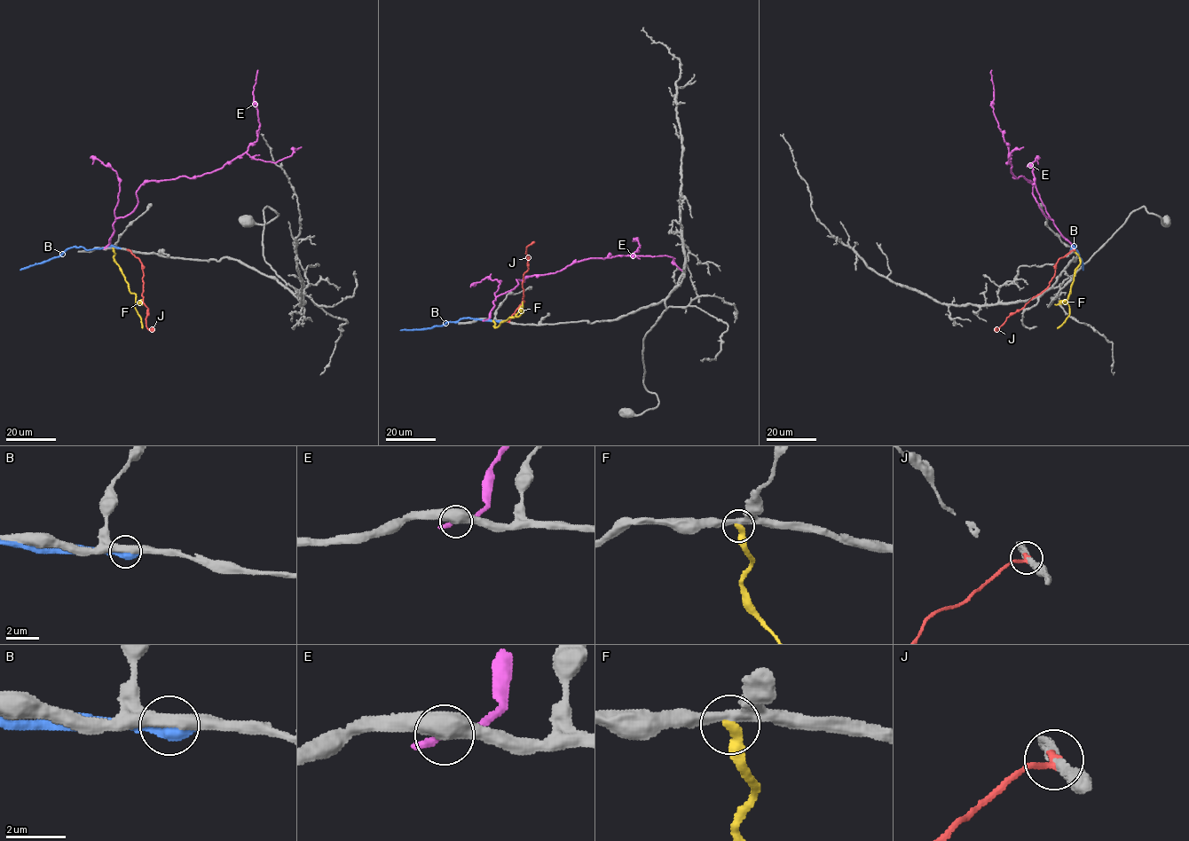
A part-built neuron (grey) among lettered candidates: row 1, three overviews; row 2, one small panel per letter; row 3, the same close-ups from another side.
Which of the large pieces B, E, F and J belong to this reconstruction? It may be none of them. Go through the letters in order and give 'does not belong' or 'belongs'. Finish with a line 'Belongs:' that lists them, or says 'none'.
B: does not belong
E: does not belong
F: does not belong
J: belongs
Belongs: J

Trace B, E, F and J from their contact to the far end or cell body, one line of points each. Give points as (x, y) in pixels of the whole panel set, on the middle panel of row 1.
B: (498, 321), (465, 318), (425, 329), (400, 330)
E: (484, 319), (516, 279), (555, 273), (585, 259), (631, 255), (638, 239)
F: (492, 321), (495, 327), (508, 318), (518, 317), (523, 304)
J: (508, 321), (523, 302), (523, 281), (528, 269), (526, 247), (534, 241)

